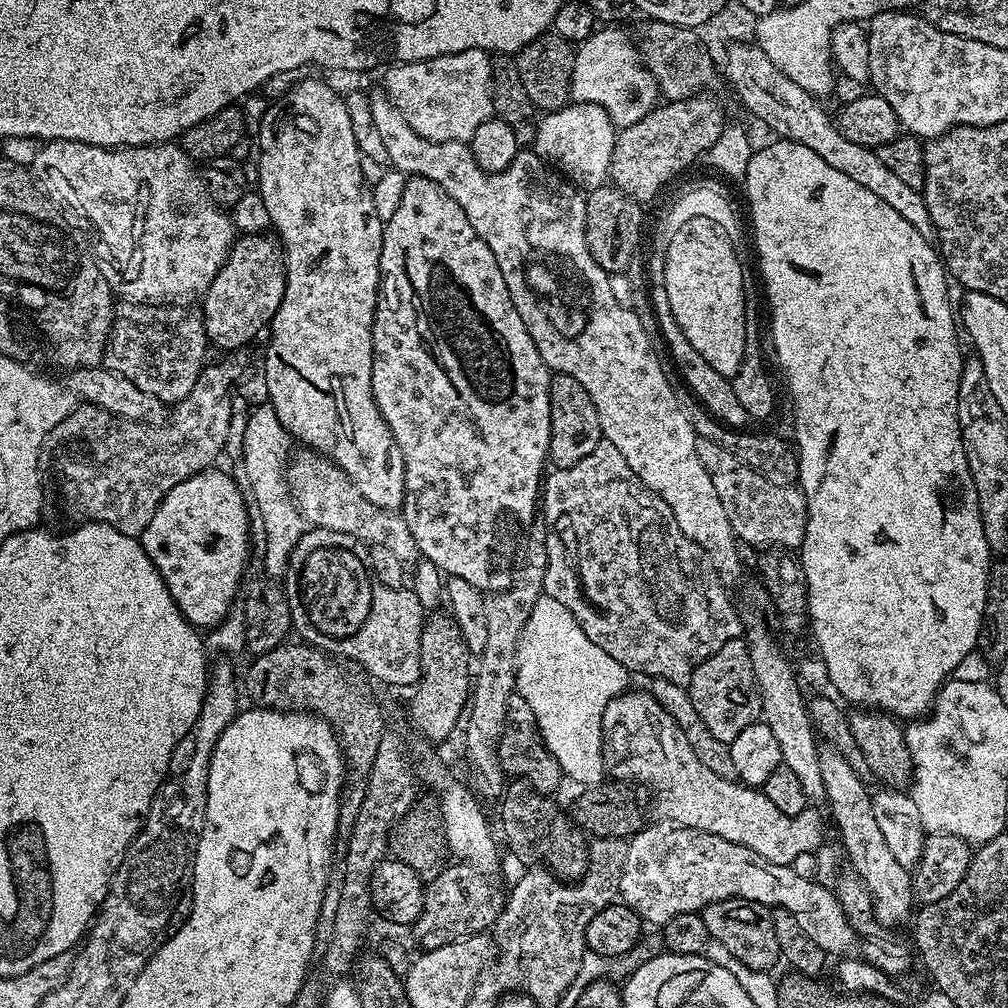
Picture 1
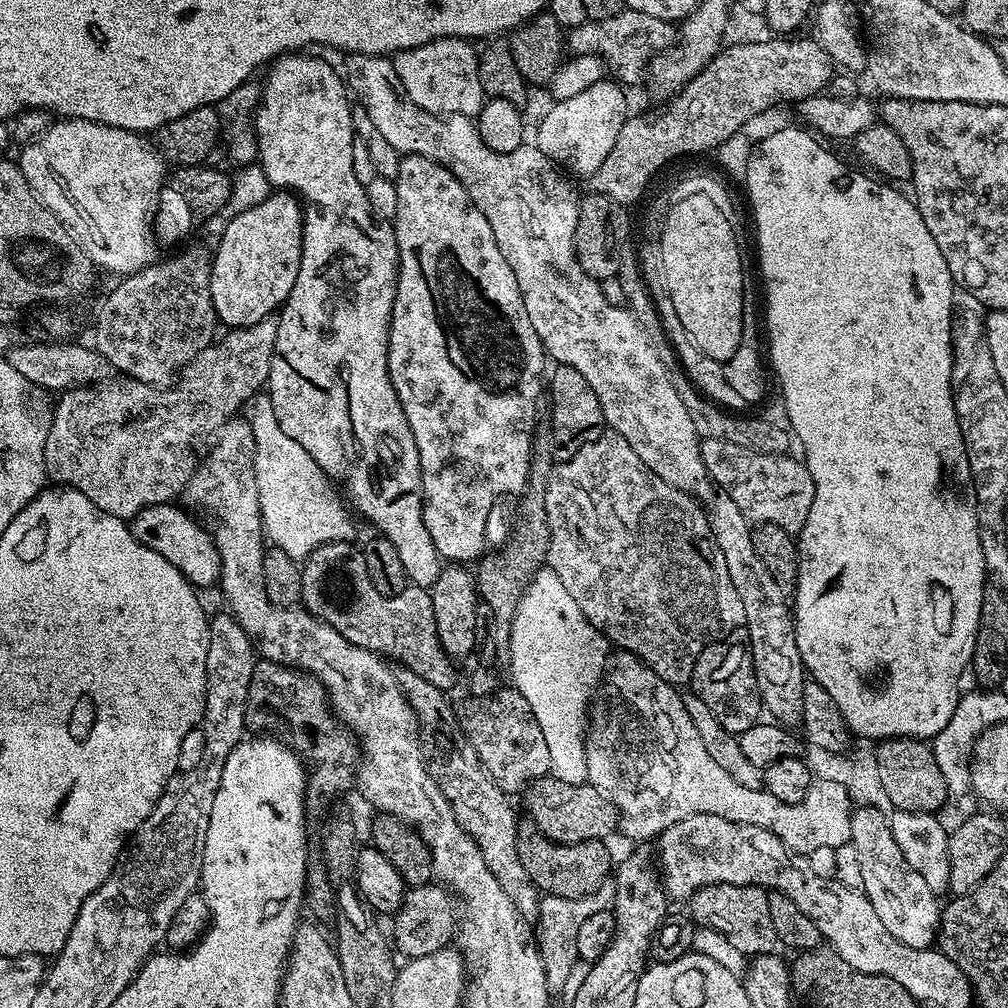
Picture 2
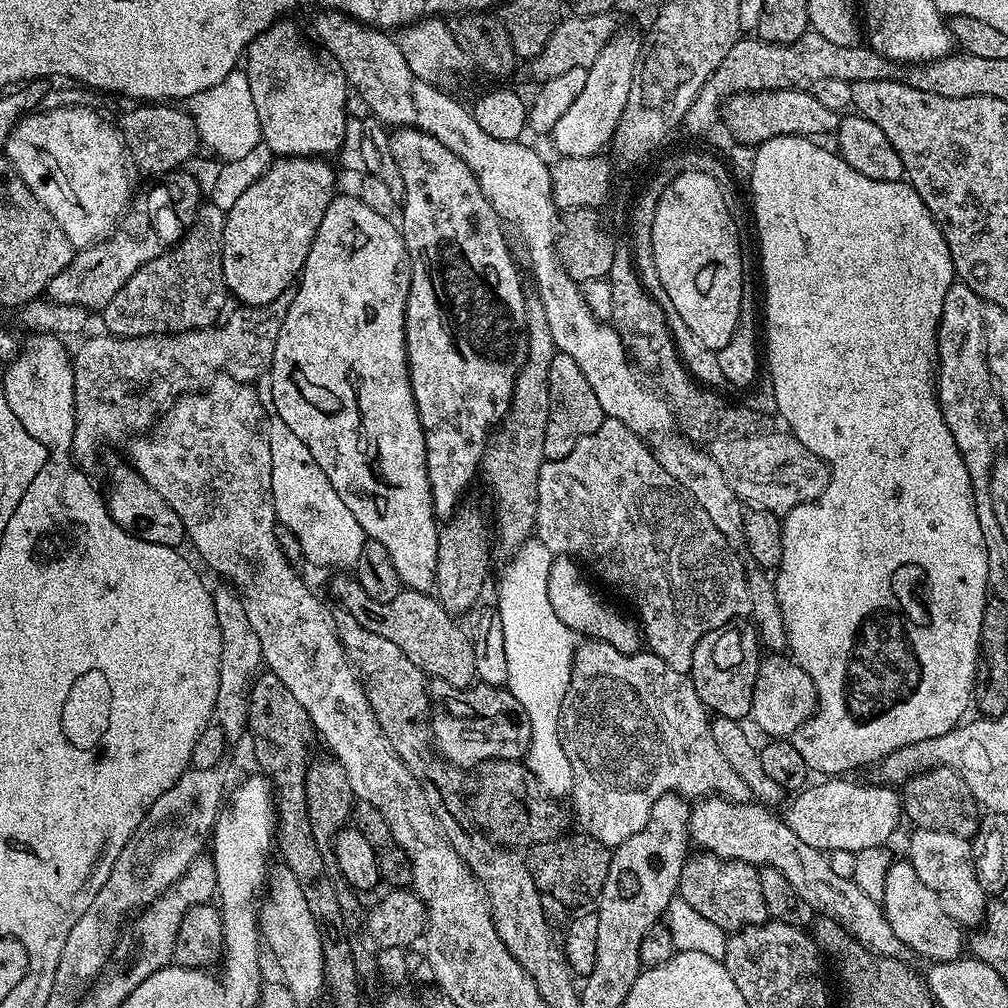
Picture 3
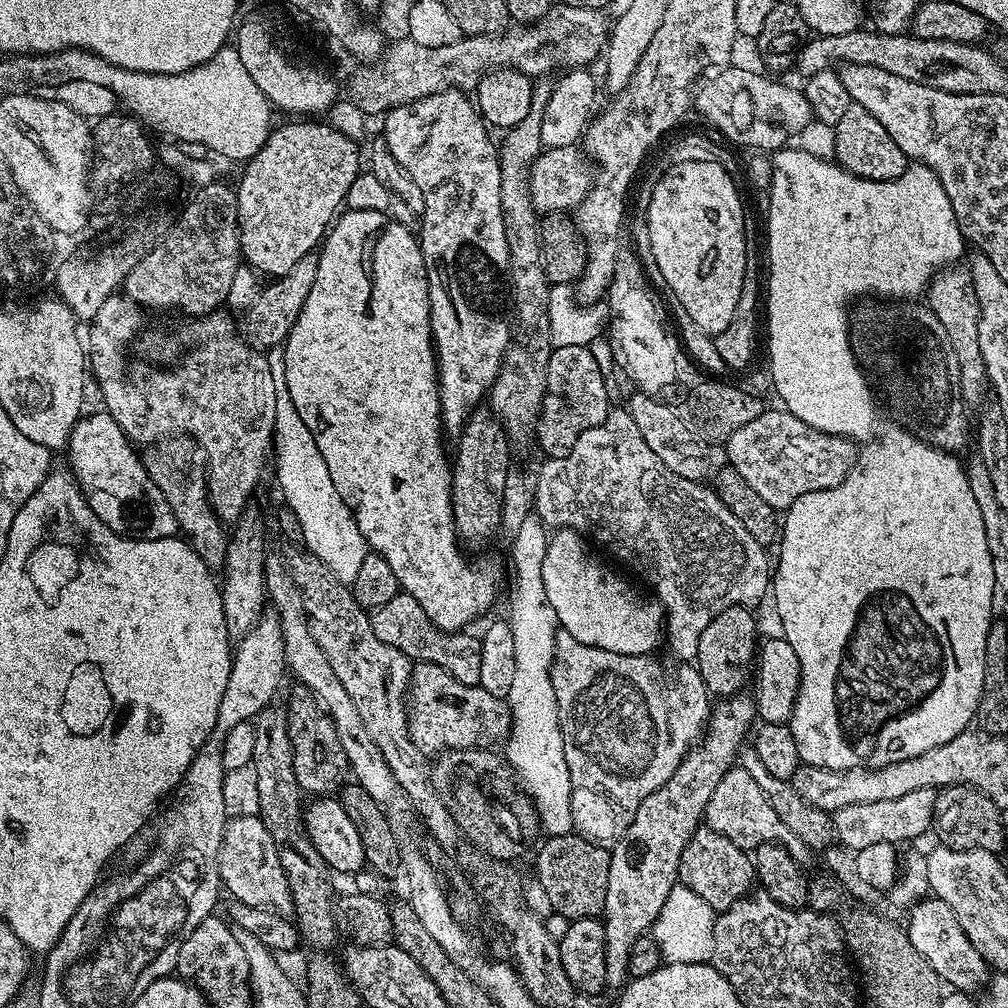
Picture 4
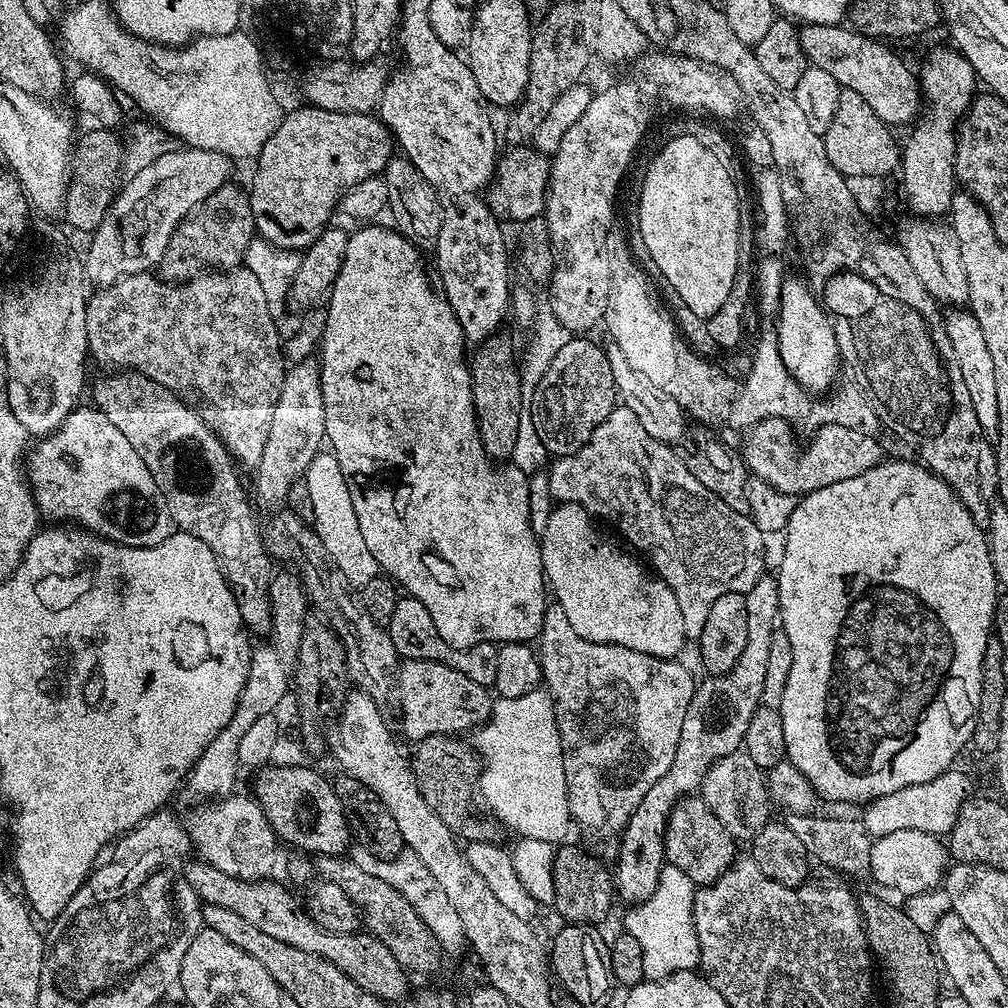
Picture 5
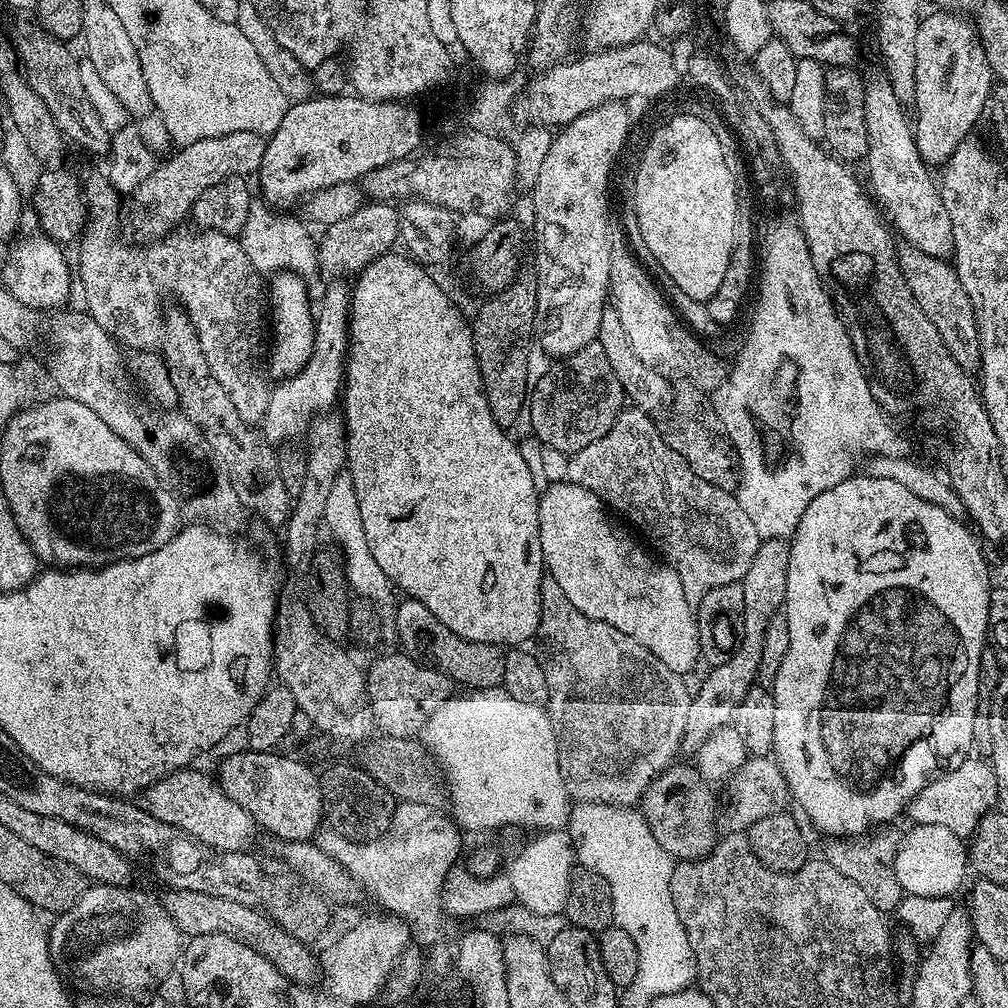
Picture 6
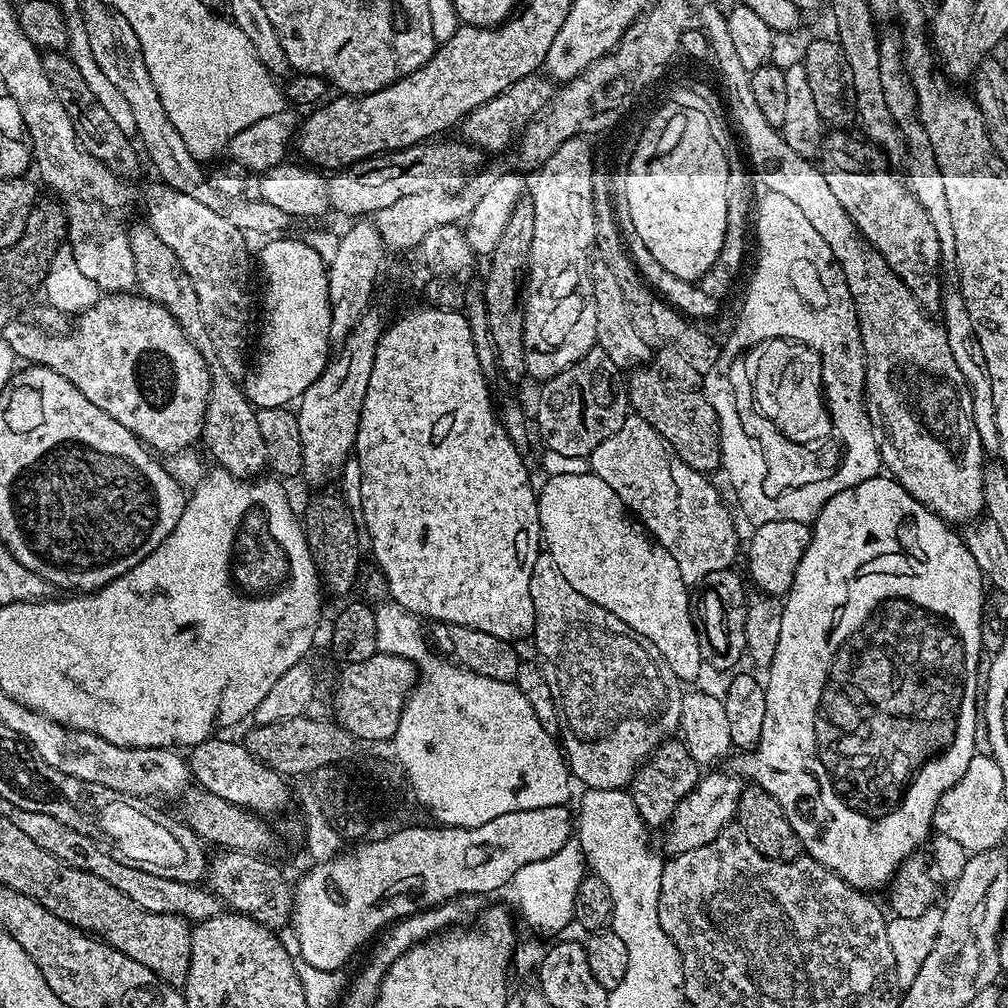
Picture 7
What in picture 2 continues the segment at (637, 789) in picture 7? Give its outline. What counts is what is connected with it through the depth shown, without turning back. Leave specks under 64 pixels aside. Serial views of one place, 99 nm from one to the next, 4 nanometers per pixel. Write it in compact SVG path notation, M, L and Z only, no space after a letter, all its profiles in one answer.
M707 884L686 902L686 912L699 927L726 934L731 944L746 958L766 956L777 951L774 922L770 922L768 892L757 884Z

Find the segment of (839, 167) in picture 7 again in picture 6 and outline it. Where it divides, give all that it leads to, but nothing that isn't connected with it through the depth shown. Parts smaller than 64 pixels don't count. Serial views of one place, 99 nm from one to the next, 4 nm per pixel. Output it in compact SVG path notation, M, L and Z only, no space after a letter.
M911 246L901 247L898 255L904 281L910 294L914 294L914 302L918 302L918 306L922 306L922 314L934 322L934 330L938 330L942 342L950 349L961 370L975 373L980 366L980 331L970 294L966 294L962 287L955 267L947 259L922 254L922 250Z

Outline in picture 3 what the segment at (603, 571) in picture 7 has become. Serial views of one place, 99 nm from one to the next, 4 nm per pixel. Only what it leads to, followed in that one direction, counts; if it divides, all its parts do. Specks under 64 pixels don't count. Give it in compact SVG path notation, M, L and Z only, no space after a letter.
M558 556L553 559L550 570L548 593L552 599L554 610L562 622L572 627L573 632L584 638L601 640L604 644L614 646L619 652L639 652L642 648L642 629L631 615L623 616L616 608L611 608L594 589L588 585L583 576L581 565L567 557Z

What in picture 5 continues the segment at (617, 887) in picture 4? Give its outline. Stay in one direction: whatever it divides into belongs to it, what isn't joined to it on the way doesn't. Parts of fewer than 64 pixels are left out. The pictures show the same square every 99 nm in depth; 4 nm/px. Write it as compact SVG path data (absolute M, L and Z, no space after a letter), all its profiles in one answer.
M765 574L746 593L746 650L742 658L720 676L709 675L700 680L696 693L686 710L686 718L680 723L678 750L674 750L674 762L670 770L654 786L650 786L646 798L634 810L623 828L620 840L620 857L614 864L614 882L618 896L628 902L648 900L660 881L666 866L664 858L664 831L668 816L681 798L691 797L701 791L706 774L714 762L726 754L737 751L746 738L750 718L762 707L762 686L766 683L766 669L770 655L770 641L778 630L780 595L775 575Z

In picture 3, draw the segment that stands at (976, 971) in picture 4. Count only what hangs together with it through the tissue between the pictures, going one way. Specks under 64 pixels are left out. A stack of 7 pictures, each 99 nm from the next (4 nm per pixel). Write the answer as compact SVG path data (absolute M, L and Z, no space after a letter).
M897 859L889 866L886 874L885 894L882 901L884 917L890 922L894 934L903 942L905 949L917 952L925 956L925 961L939 962L942 960L959 960L962 952L960 947L965 947L966 940L960 937L961 925L955 924L942 910L942 902L922 878L914 870L914 866L907 859Z

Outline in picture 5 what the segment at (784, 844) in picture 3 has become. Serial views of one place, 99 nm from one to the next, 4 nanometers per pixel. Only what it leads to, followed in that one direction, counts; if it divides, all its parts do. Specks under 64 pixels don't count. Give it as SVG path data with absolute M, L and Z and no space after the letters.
M737 750L726 754L706 774L702 785L702 798L718 814L722 826L732 831L737 841L748 842L756 836L770 822L768 808L770 809L770 797L768 795L768 781L765 769L750 758L750 754L743 750Z

